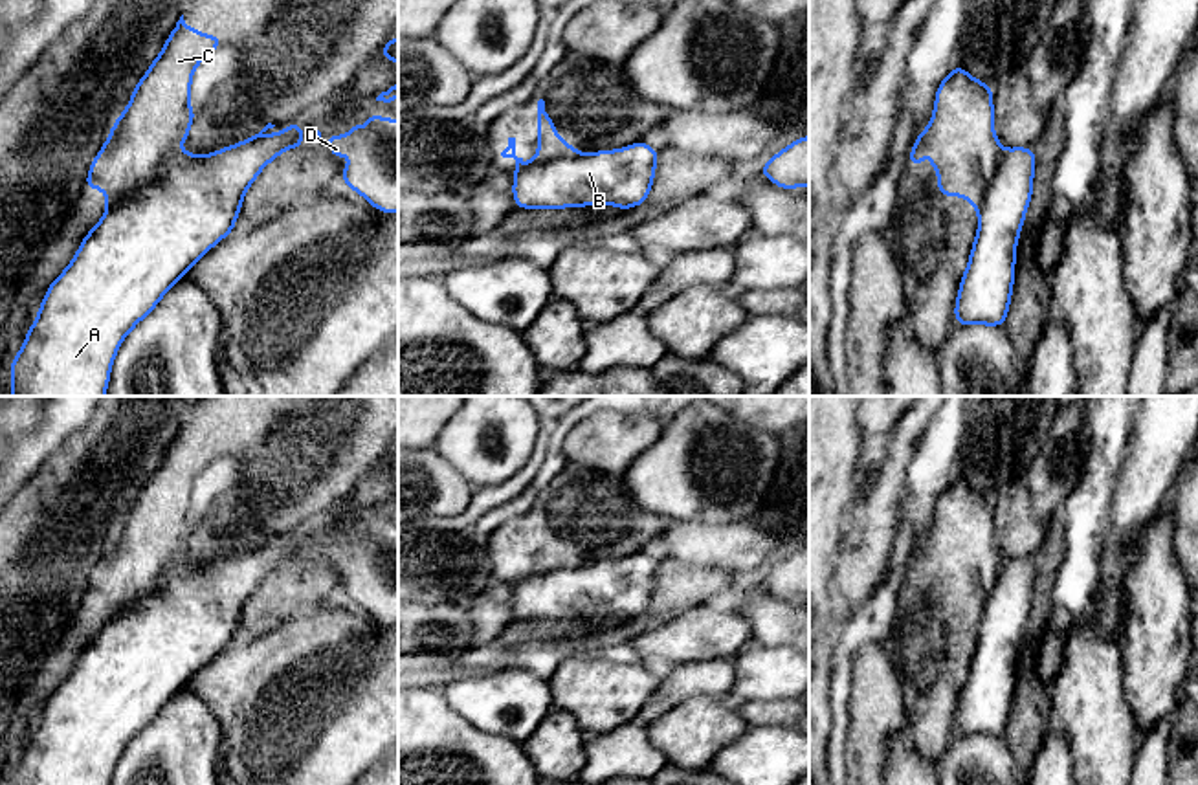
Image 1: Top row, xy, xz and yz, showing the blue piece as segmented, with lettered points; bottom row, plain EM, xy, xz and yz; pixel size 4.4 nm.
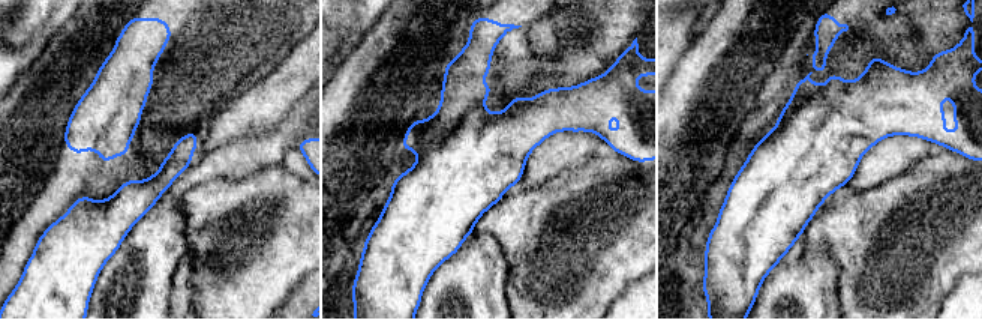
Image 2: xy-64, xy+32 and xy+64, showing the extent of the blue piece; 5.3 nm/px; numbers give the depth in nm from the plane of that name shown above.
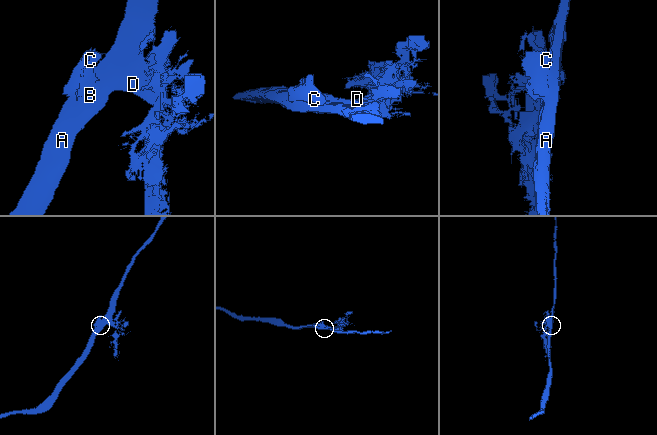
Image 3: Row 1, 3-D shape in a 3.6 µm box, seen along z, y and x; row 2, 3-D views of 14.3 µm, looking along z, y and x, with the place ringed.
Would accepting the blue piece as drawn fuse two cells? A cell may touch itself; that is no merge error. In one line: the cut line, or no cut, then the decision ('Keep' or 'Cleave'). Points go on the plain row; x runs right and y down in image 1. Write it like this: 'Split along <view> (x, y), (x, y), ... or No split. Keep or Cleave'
Split along xy (178, 560), (151, 593), (127, 604), (107, 624). Cleave

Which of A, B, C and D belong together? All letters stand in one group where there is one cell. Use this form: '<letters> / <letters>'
A B D / C

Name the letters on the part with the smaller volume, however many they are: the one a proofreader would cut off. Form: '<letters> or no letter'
C

